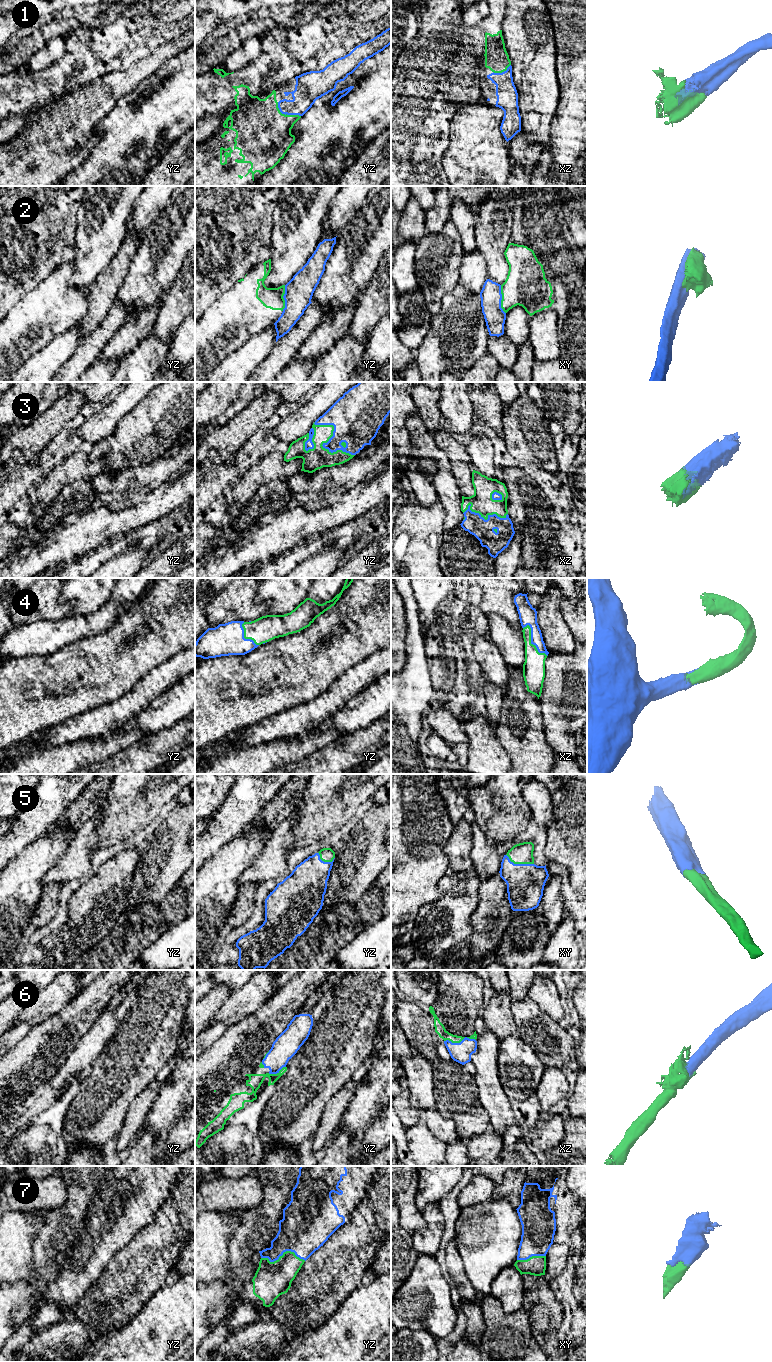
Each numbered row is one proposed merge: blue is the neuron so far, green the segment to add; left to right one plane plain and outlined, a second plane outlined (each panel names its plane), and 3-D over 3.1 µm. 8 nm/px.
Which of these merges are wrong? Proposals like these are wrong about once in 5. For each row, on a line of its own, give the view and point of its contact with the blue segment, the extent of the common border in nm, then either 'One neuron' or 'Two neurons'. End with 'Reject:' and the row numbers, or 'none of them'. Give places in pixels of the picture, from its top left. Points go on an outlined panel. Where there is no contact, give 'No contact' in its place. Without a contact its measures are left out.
1: Touches blue at yz (286, 113). Shared border 220 nm. One neuron
2: Touches blue at xy (501, 299). Shared border 240 nm. Two neurons
3: Touches blue at yz (327, 442). Shared border 420 nm. One neuron
4: Touches blue at xz (531, 641). Shared border 300 nm. One neuron
5: Touches blue at xy (519, 864). Shared border 240 nm. One neuron
6: Touches blue at xz (460, 1042). Shared border 260 nm. One neuron
7: Touches blue at yz (283, 1252). Shared border 360 nm. One neuron
Reject: 2

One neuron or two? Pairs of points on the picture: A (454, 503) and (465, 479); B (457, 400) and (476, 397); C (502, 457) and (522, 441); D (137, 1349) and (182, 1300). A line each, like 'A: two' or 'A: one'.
A: two
B: two
C: two
D: one

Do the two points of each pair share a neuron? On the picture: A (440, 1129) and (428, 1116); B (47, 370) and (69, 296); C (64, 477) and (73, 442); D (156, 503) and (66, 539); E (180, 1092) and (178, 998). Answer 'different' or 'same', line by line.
A: same
B: different
C: different
D: same
E: different

